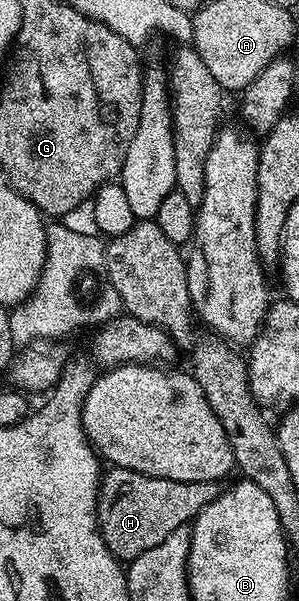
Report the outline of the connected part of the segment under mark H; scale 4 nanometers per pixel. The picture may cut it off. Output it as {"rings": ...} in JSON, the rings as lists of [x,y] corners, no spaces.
{"rings":[[[112,466],[103,471],[100,494],[96,497],[96,525],[110,552],[121,563],[133,562],[142,552],[158,548],[170,532],[188,526],[214,500],[222,489],[220,482],[183,482],[162,480],[162,476],[146,476],[130,468]]]}

